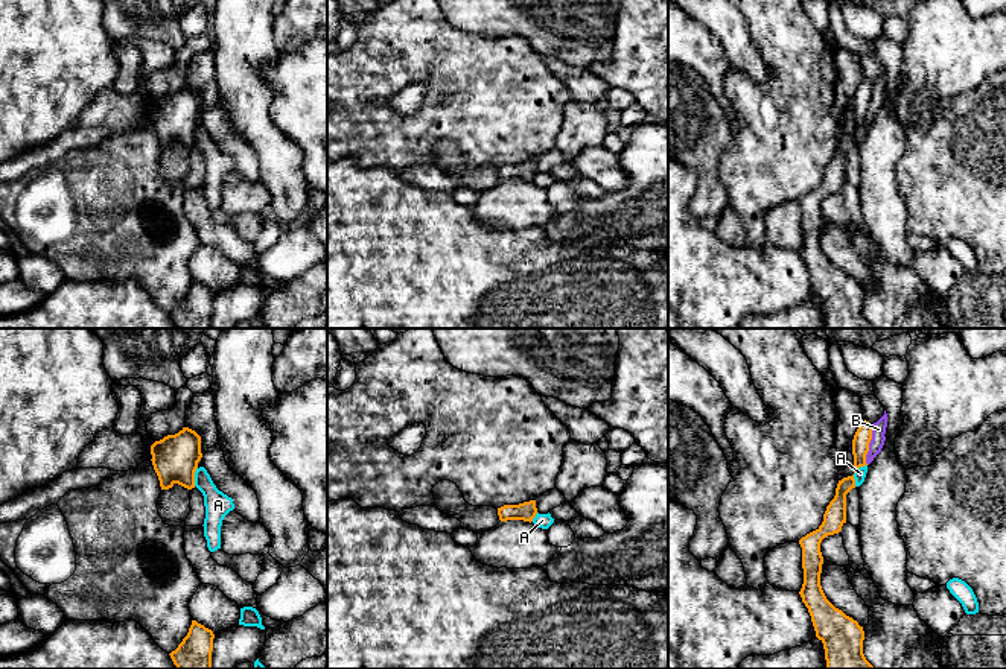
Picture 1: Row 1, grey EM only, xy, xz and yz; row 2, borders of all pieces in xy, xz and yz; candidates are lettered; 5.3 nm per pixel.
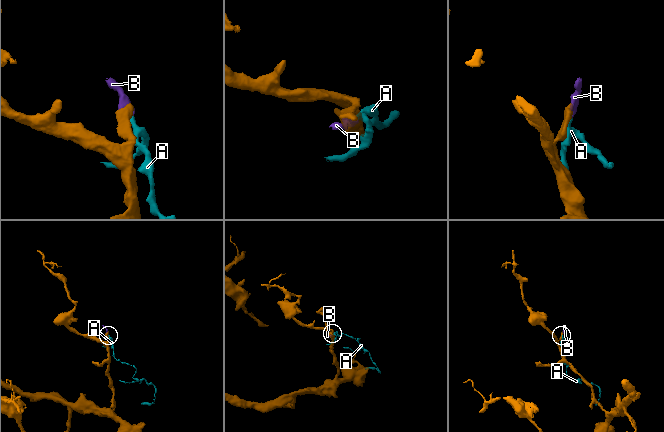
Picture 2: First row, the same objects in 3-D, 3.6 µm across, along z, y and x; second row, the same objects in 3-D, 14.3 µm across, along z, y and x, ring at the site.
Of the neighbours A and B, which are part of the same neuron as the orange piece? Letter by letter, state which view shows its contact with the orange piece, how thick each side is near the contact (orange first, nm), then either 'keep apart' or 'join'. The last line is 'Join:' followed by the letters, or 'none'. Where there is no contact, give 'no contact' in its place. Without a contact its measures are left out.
A: yz | 100/60 nm | keep apart
B: yz | 100/80 nm | keep apart
Join: none

